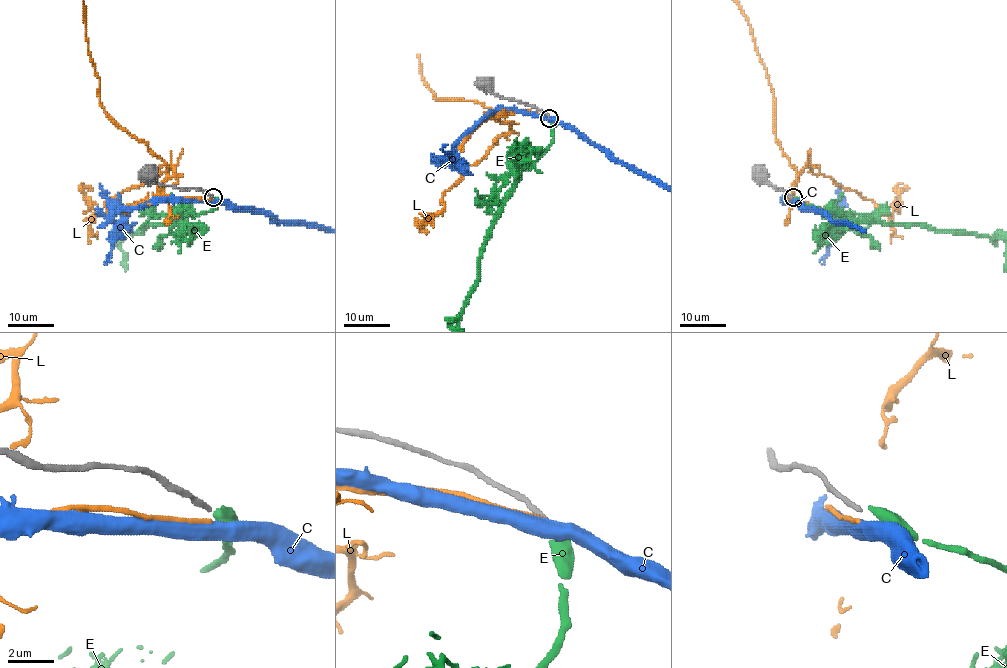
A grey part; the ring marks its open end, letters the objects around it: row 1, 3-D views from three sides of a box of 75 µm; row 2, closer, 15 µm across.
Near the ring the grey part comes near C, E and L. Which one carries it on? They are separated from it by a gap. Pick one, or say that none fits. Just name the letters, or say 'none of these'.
none of these

